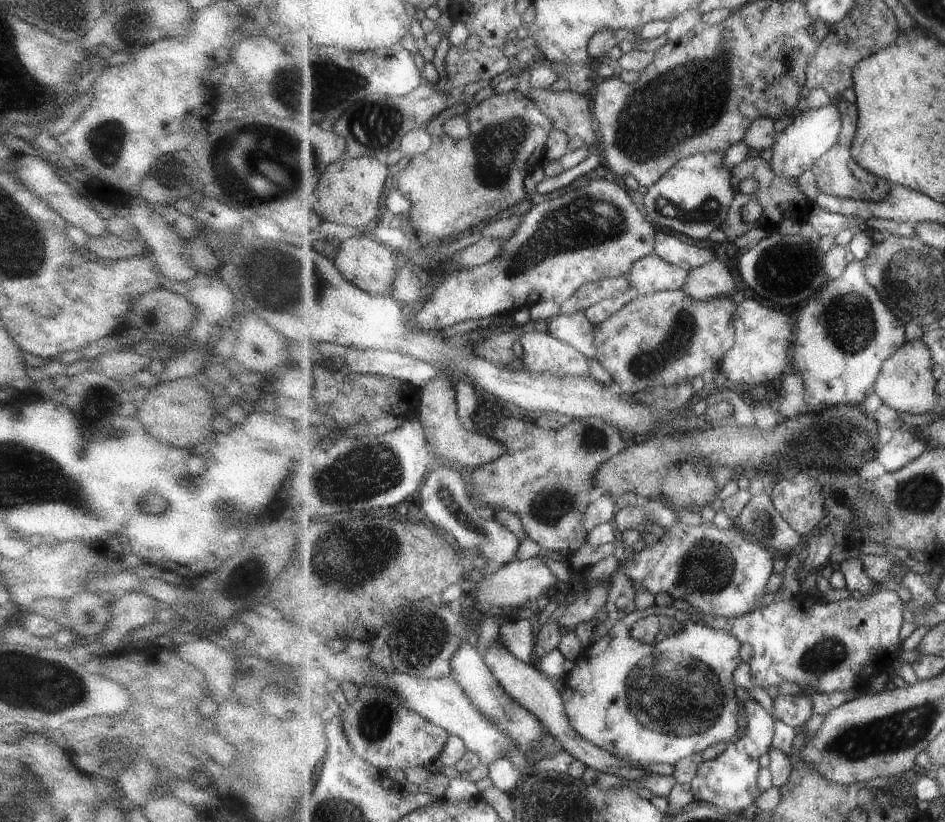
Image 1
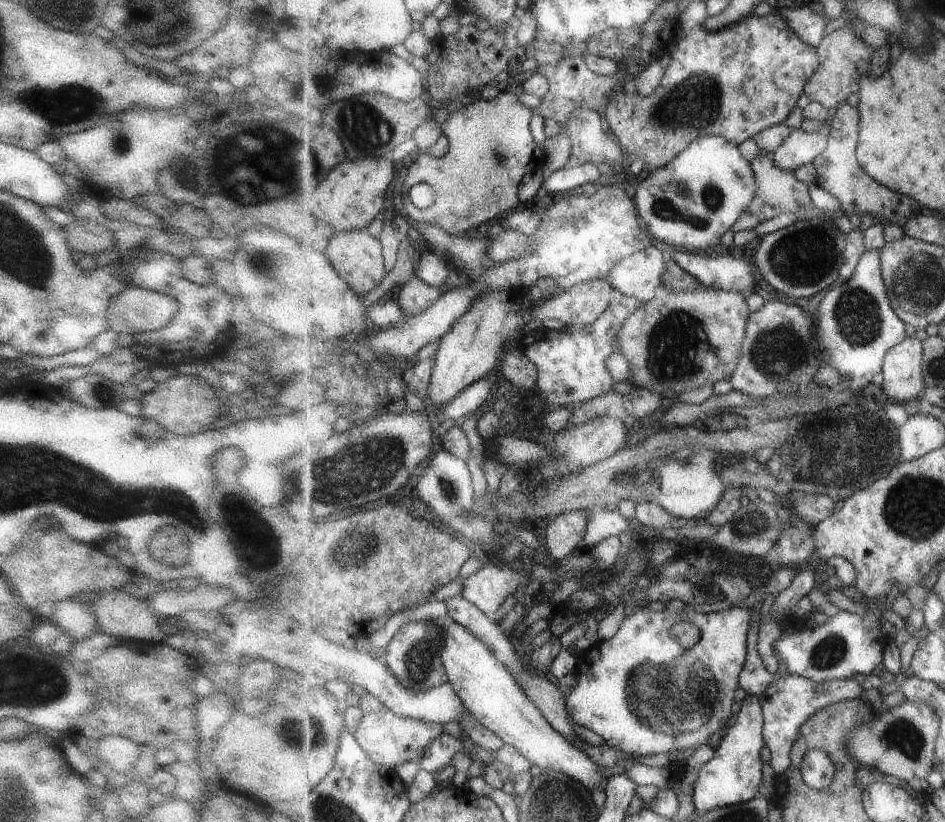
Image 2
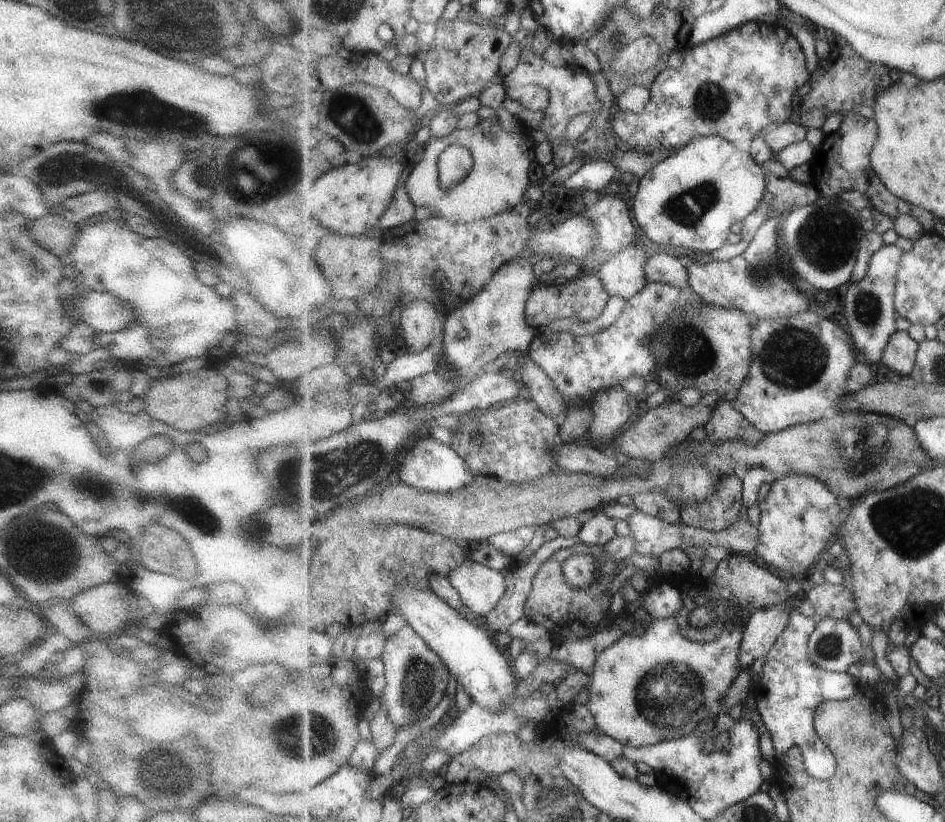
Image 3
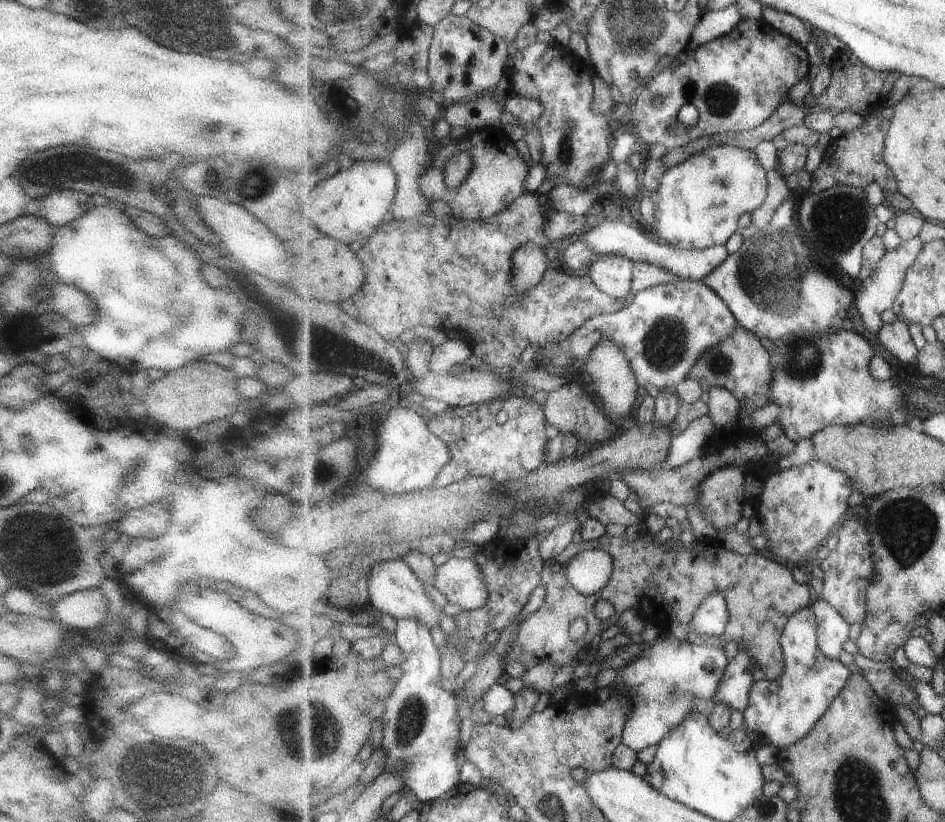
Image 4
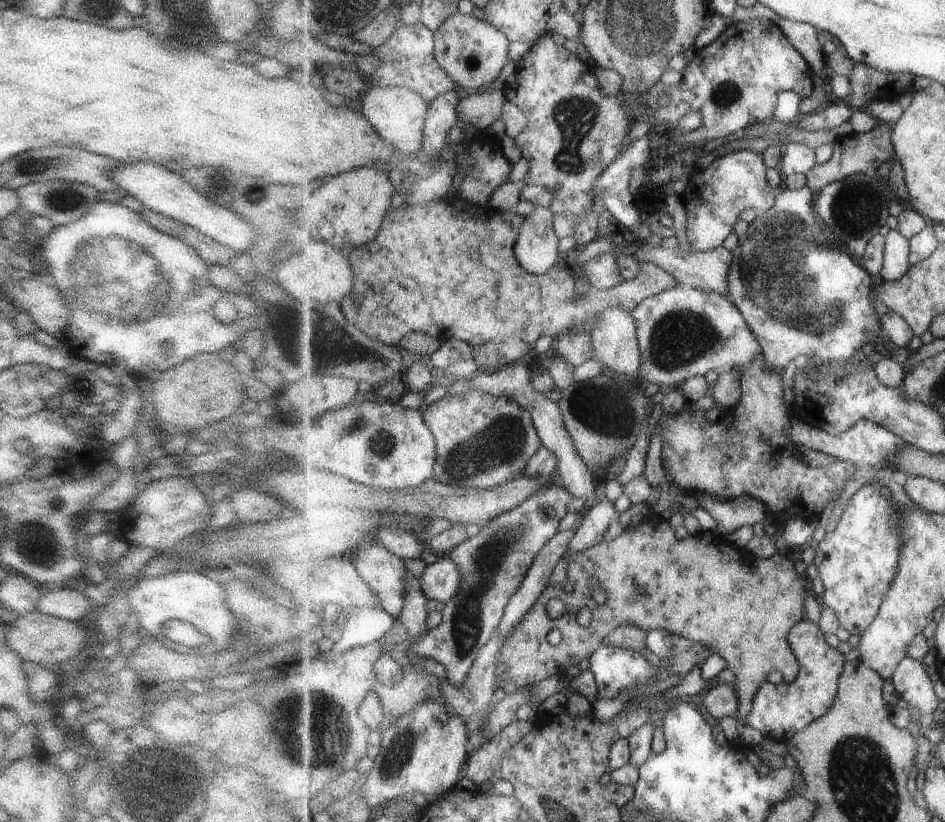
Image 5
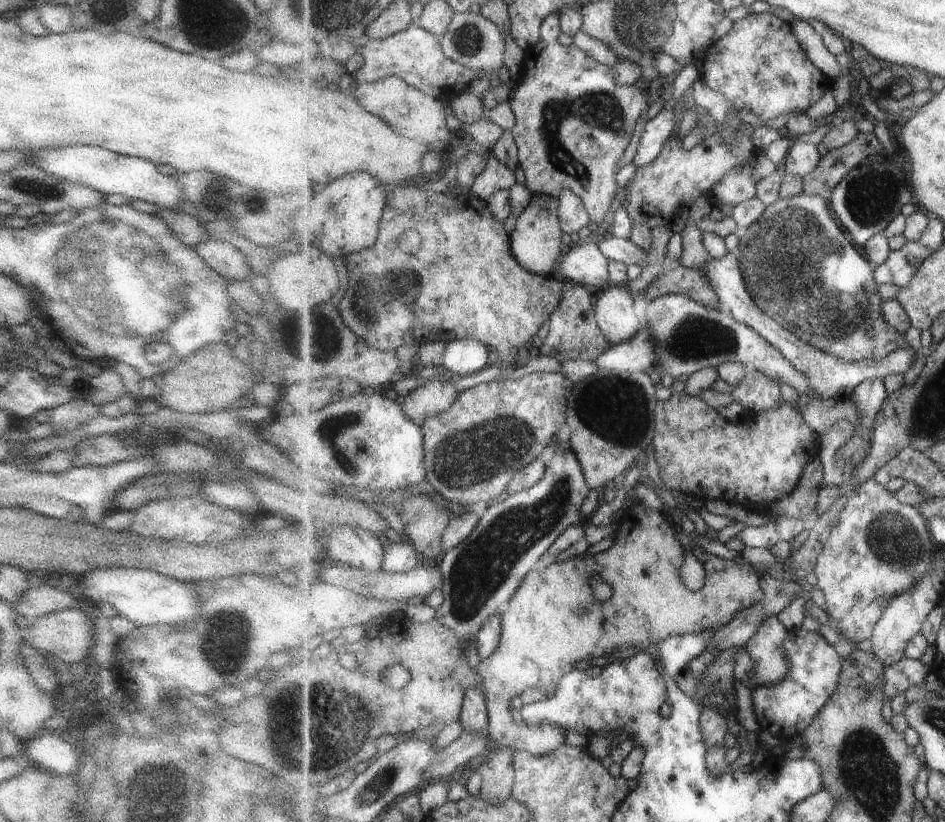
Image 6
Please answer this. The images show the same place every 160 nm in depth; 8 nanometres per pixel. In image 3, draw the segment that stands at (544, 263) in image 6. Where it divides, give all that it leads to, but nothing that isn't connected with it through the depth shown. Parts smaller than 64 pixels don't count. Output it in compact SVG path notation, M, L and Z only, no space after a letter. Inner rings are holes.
M525 256L515 259L513 262L508 262L507 266L502 266L502 269L494 274L495 278L491 280L491 286L487 286L487 290L483 290L483 294L479 294L479 298L473 298L471 302L463 302L461 306L447 314L444 322L441 356L443 361L447 358L454 369L455 375L450 377L451 380L457 377L467 377L475 380L477 376L483 374L482 370L485 368L485 364L489 364L497 356L501 356L503 353L507 354L507 352L528 350L531 346L531 343L539 334L538 329L529 326L527 320L525 320L525 306L527 306L531 293L534 292L535 286L538 284L538 276L535 276L533 263L533 259L528 259Z

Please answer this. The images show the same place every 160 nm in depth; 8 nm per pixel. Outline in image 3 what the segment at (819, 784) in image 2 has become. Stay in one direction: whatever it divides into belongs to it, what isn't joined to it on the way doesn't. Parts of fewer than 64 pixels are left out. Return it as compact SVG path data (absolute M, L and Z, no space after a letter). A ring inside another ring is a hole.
M797 607L792 608L787 628L766 656L754 695L756 708L766 729L771 733L779 758L791 747L800 746L808 773L813 778L827 780L836 773L837 761L833 751L829 750L814 727L818 706L825 701L842 701L854 697L861 684L847 671L828 671L813 662L809 640L817 626L813 616L804 616Z

